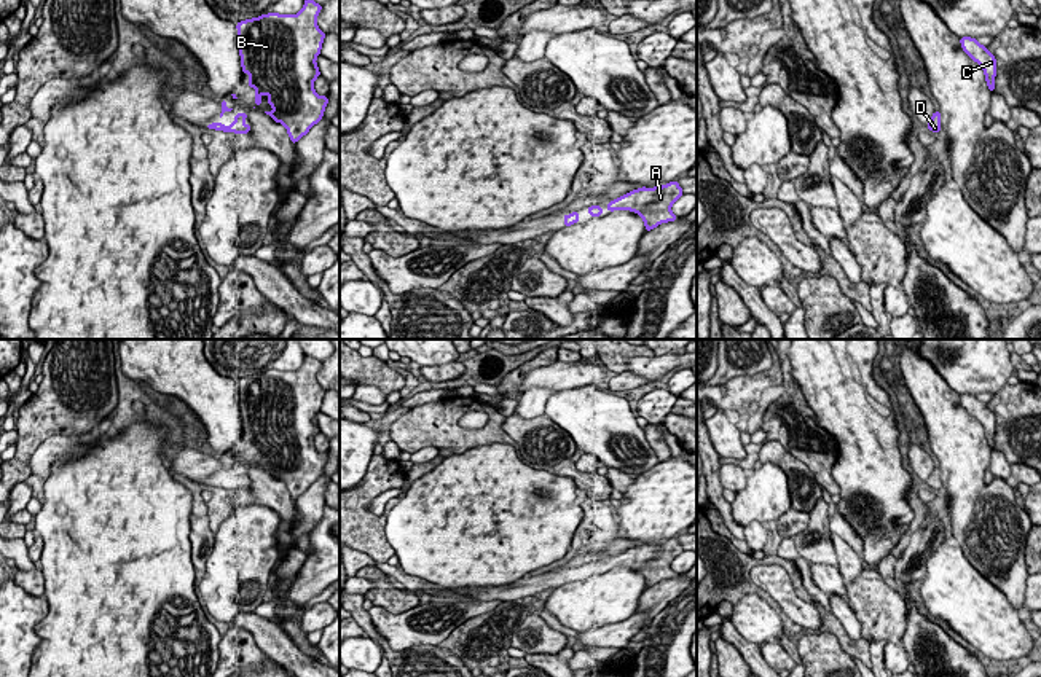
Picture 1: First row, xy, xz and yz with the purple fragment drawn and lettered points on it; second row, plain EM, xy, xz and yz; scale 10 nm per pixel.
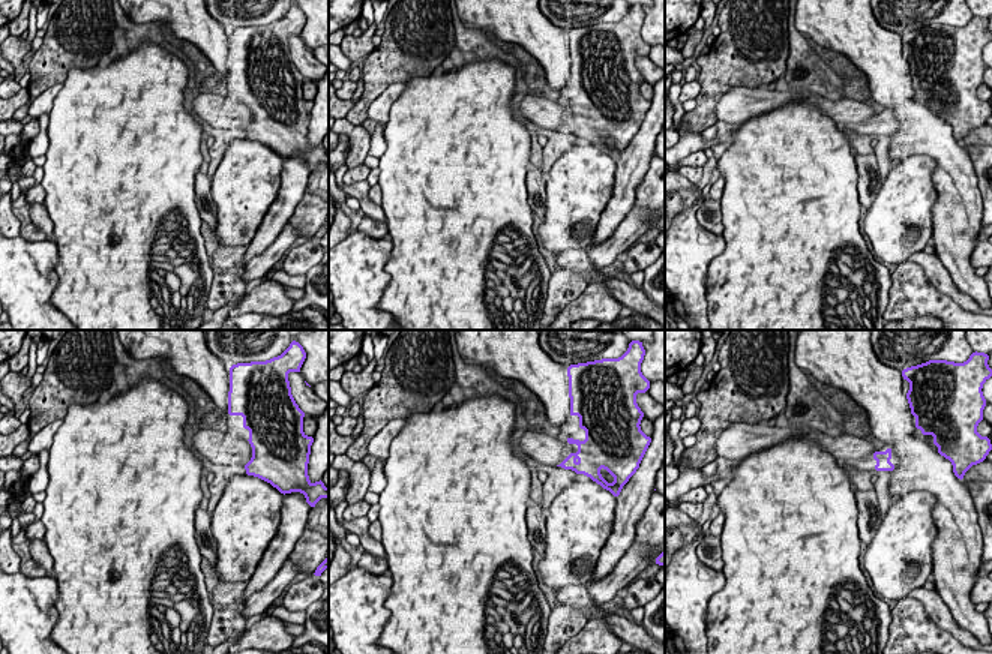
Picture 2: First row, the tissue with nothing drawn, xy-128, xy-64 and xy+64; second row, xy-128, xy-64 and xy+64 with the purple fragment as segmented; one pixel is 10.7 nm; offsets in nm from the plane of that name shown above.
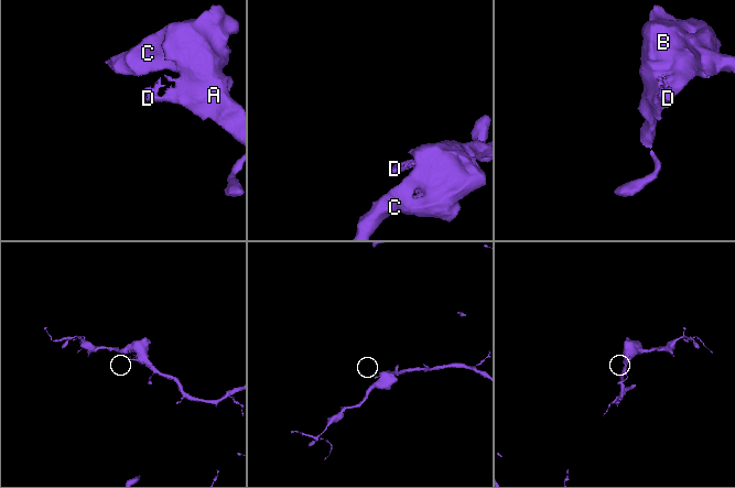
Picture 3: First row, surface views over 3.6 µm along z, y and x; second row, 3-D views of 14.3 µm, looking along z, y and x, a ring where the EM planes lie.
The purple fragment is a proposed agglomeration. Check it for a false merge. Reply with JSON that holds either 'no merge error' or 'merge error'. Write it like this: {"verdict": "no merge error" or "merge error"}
{"verdict": "no merge error"}

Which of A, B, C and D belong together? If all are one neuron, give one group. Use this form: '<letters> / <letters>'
A B C D

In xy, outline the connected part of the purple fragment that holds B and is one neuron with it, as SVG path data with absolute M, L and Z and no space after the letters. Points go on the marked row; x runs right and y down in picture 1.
M304 0L297 14L268 13L236 24L241 67L242 73L249 75L249 88L255 89L255 107L263 104L260 99L266 94L273 110L263 113L285 126L292 143L297 143L322 119L328 104L328 97L319 96L314 89L314 81L320 76L316 59L325 38L325 32L316 22L320 10L322 5Z

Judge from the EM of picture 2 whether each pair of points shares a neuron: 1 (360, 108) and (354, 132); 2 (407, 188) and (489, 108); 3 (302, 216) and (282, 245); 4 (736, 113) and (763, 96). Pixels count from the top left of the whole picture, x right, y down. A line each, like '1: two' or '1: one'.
1: two
2: one
3: two
4: one

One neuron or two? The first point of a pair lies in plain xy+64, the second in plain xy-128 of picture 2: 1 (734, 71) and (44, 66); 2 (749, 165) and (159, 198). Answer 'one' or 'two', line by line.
1: one
2: one

